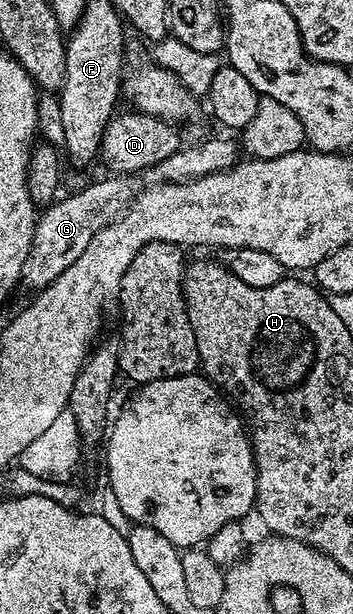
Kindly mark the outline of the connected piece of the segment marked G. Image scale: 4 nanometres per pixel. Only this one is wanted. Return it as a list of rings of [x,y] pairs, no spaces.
[[[106,176],[103,182],[94,182],[76,194],[70,194],[67,198],[62,196],[49,203],[34,223],[32,248],[22,269],[21,285],[32,292],[51,286],[56,276],[60,276],[60,272],[64,272],[64,268],[68,268],[68,264],[72,264],[76,256],[92,244],[92,236],[114,221],[134,201],[136,189],[130,182],[133,181],[126,176]]]

